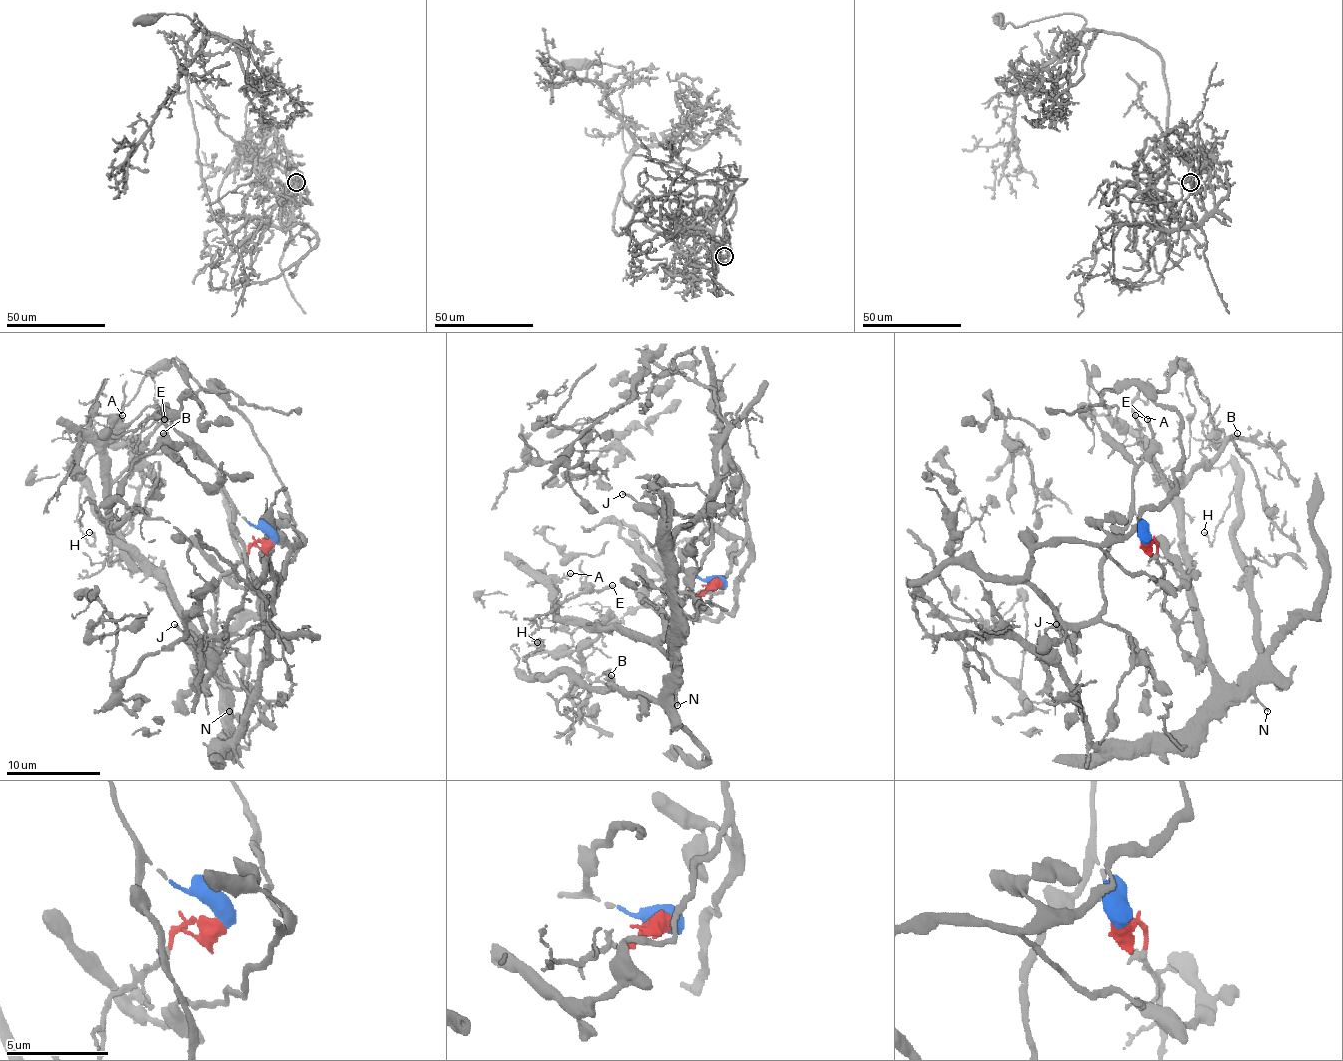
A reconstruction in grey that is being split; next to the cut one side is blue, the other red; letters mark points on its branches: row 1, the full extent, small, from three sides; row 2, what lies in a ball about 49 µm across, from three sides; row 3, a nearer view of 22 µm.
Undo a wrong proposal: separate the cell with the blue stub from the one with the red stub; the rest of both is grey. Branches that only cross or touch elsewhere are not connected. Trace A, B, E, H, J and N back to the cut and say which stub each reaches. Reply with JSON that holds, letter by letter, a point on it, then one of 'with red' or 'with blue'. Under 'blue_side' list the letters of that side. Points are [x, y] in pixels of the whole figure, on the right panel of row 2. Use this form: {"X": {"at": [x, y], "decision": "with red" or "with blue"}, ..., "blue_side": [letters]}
{"A": {"at": [1135, 415], "decision": "with red"}, "B": {"at": [1237, 433], "decision": "with red"}, "E": {"at": [1147, 419], "decision": "with red"}, "H": {"at": [1204, 532], "decision": "with red"}, "J": {"at": [1056, 624], "decision": "with blue"}, "N": {"at": [1267, 711], "decision": "with red"}, "blue_side": ["J"]}

